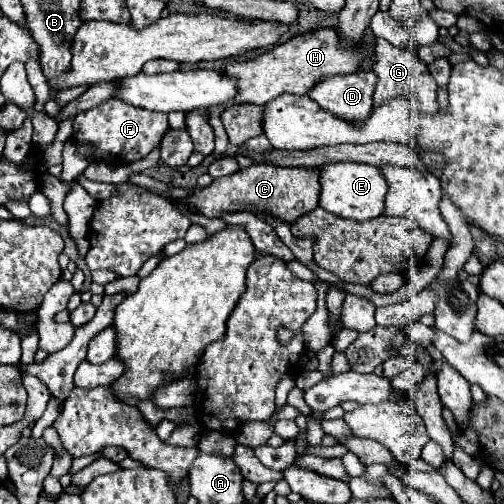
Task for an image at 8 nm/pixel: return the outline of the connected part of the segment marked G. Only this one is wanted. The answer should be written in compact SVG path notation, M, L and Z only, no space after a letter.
M377 38L373 60L375 62L373 62L371 70L377 74L377 84L375 84L375 92L373 92L373 106L381 106L391 98L405 96L407 100L415 102L413 108L417 114L435 114L437 112L437 108L439 108L439 104L435 104L437 84L435 84L433 76L429 74L427 64L423 64L415 52L393 48L387 40Z

